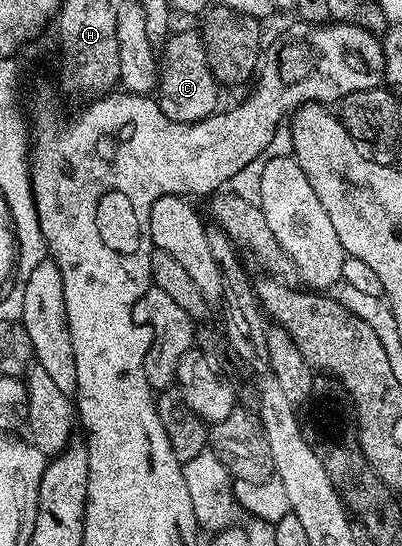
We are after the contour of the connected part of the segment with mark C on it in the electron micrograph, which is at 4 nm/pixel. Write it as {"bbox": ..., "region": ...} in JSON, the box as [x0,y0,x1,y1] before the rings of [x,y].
{"bbox":[156,29,220,123],"region":[[[182,29],[179,33],[171,32],[160,53],[156,90],[156,100],[164,115],[168,115],[168,119],[187,123],[202,121],[206,117],[211,117],[219,108],[218,92],[220,92],[220,86],[208,67],[201,32],[194,30],[193,33],[190,29]]]}

